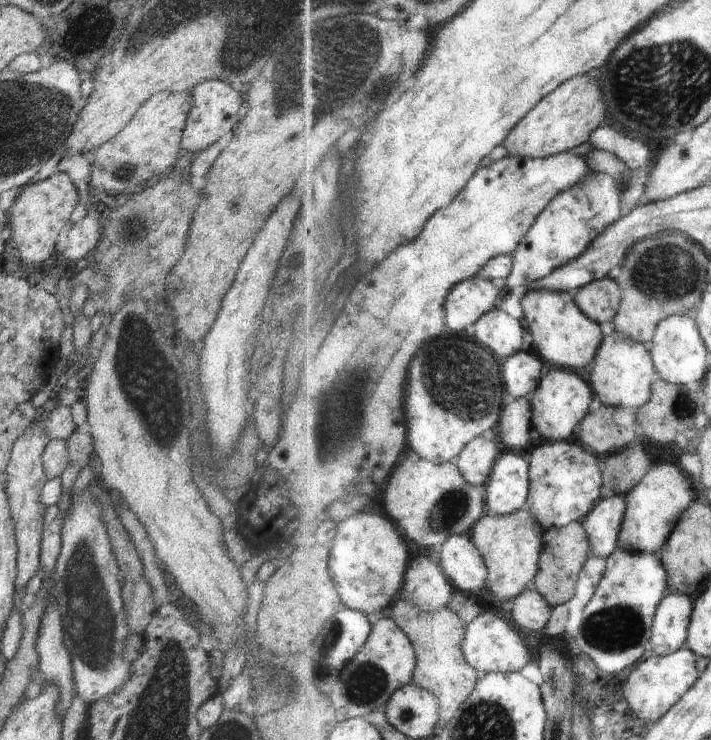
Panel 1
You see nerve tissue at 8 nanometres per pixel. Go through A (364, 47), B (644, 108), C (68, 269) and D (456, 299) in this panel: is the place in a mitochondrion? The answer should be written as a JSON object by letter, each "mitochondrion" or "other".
{"A":"mitochondrion","B":"mitochondrion","C":"other","D":"other"}

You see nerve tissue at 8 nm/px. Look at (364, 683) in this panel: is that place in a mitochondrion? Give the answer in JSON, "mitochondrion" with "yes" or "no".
{"mitochondrion":"yes"}

